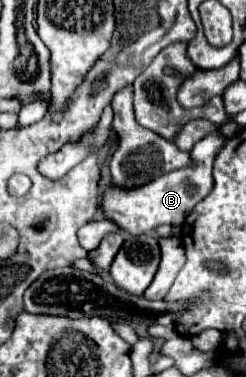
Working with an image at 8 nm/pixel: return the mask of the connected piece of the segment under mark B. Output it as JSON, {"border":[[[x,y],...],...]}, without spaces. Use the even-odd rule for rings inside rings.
{"border":[[[217,127],[213,133],[207,133],[201,141],[197,141],[193,145],[191,155],[193,155],[195,165],[191,165],[187,169],[177,169],[177,171],[165,173],[165,175],[157,177],[153,183],[133,187],[133,189],[123,189],[123,187],[111,185],[103,193],[101,211],[105,213],[105,217],[109,221],[119,225],[119,229],[123,229],[129,235],[153,231],[161,223],[183,223],[185,217],[193,211],[193,207],[205,195],[209,195],[209,191],[213,189],[211,171],[213,171],[213,163],[215,163],[217,153],[221,151],[221,147],[225,147],[225,141],[227,141],[227,137]]]}

